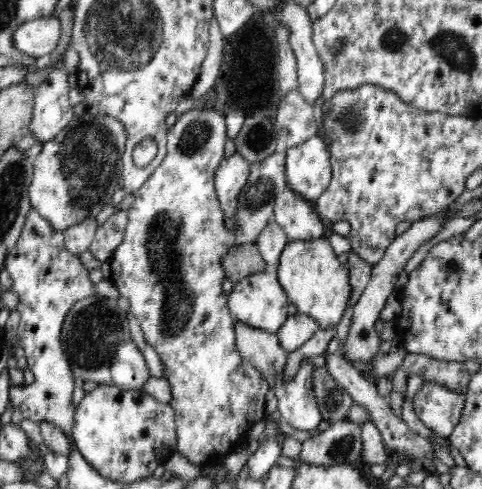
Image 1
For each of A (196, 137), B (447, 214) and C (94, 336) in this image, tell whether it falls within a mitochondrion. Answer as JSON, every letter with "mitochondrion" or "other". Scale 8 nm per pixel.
{"A":"mitochondrion","B":"other","C":"mitochondrion"}

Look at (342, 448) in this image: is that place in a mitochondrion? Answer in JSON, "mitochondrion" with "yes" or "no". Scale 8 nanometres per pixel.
{"mitochondrion":"yes"}

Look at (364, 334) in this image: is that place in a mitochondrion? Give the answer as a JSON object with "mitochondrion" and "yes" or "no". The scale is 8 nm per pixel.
{"mitochondrion":"no"}

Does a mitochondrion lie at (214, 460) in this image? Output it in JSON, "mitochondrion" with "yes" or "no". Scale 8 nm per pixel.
{"mitochondrion":"no"}

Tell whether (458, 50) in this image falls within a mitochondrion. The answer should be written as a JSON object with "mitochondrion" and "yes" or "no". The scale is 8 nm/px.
{"mitochondrion":"yes"}

